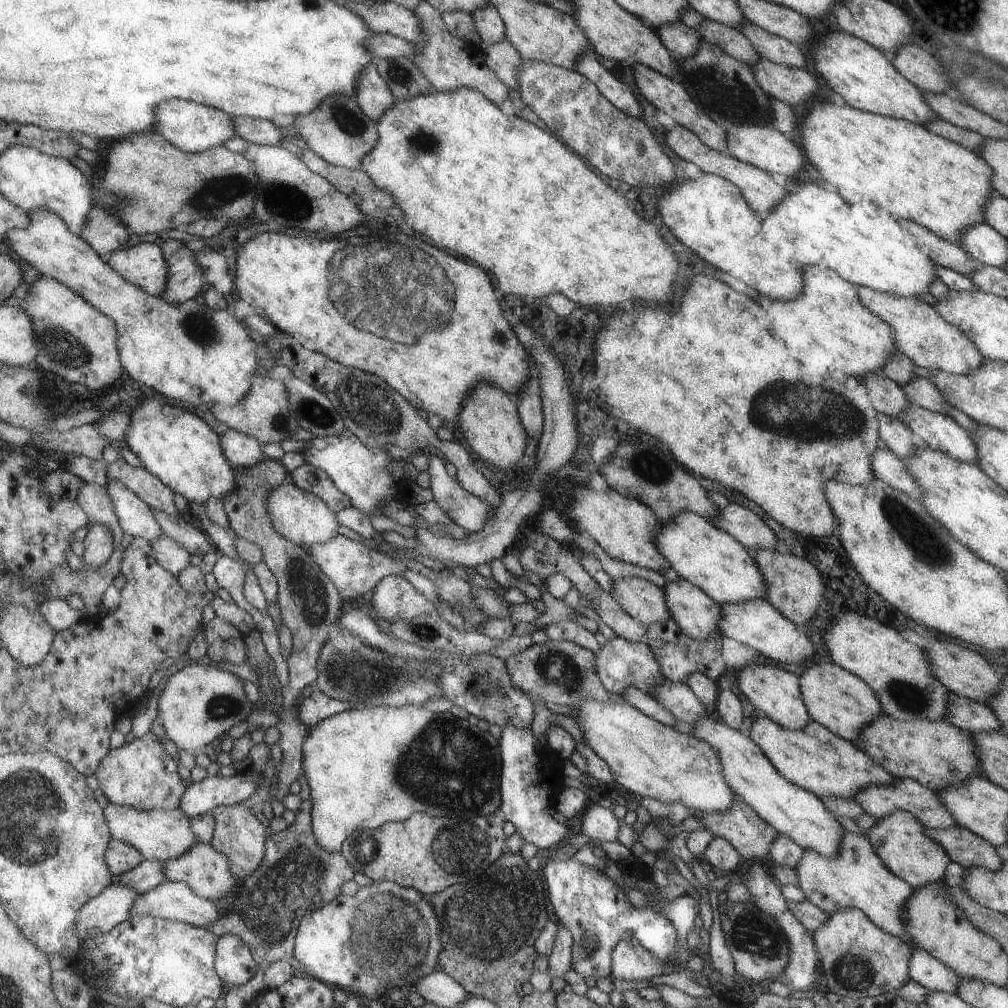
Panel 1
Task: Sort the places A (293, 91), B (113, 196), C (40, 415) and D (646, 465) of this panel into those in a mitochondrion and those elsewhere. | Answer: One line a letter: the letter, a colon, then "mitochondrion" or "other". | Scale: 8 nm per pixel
A: other
B: mitochondrion
C: mitochondrion
D: mitochondrion

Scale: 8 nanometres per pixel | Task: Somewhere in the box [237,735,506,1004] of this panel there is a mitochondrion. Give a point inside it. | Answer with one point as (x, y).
(400, 921)

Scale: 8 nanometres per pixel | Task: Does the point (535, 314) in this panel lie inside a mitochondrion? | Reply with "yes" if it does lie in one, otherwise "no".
no

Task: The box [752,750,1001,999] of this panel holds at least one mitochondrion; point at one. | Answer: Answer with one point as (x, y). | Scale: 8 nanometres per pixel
(853, 972)

